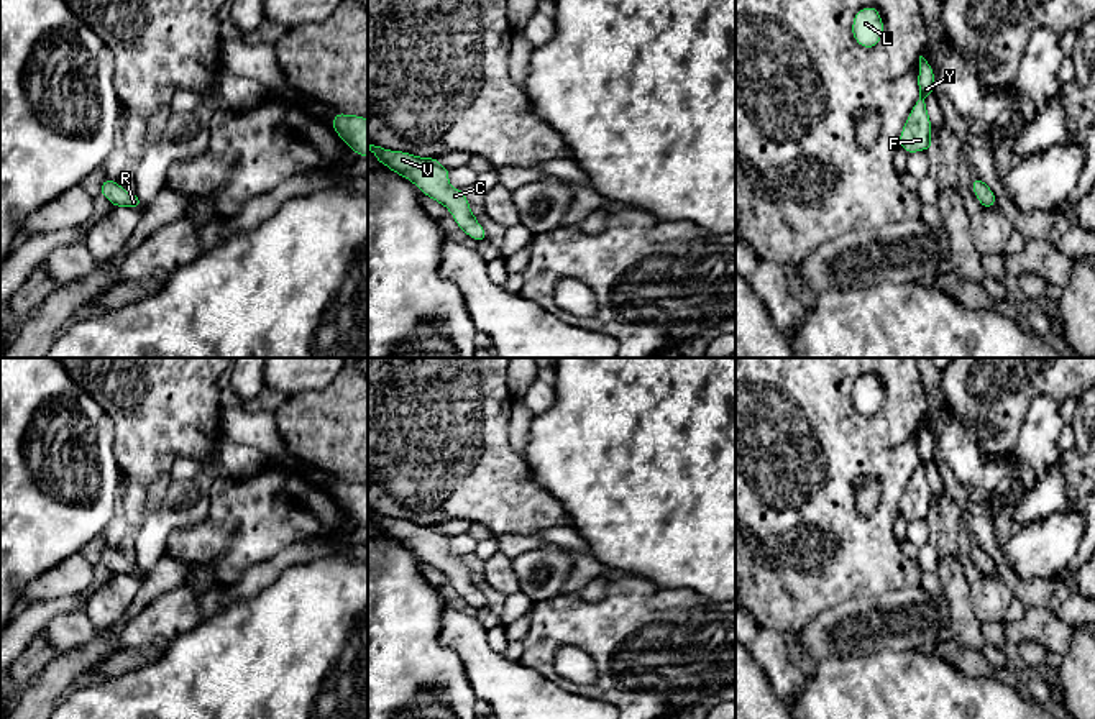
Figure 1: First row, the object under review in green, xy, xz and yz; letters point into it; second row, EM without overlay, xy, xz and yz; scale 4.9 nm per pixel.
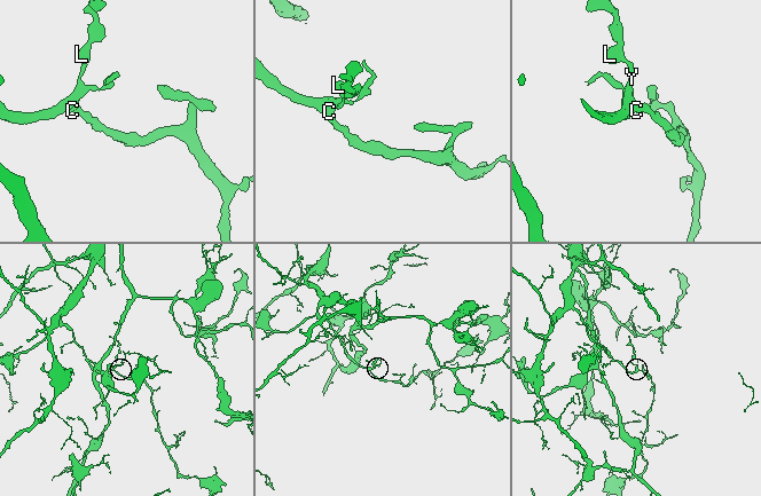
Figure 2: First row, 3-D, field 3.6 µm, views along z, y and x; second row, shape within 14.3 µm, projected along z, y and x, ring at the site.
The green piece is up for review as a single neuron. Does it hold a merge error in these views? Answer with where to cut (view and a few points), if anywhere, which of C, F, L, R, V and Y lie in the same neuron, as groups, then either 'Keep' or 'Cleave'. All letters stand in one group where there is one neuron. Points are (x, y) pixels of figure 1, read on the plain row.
No split. Groups: C F L R V Y. Keep

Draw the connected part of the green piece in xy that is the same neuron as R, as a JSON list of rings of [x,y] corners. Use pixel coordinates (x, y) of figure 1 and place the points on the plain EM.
[[[107,545],[100,553],[100,561],[108,566],[113,575],[141,575],[138,561],[128,561],[120,552]]]

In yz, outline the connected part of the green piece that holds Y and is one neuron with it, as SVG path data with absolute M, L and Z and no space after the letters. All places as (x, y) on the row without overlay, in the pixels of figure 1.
M919 424L919 442L918 442L919 466L916 468L909 484L900 501L900 514L908 520L918 520L931 517L931 488L926 478L924 466L934 461L934 438L932 433Z

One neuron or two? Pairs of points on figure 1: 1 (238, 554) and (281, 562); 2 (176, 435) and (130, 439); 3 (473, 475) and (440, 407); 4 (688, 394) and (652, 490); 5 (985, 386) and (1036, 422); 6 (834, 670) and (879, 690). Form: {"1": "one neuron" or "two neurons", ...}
{"1": "two neurons", "2": "one neuron", "3": "one neuron", "4": "one neuron", "5": "two neurons", "6": "one neuron"}

